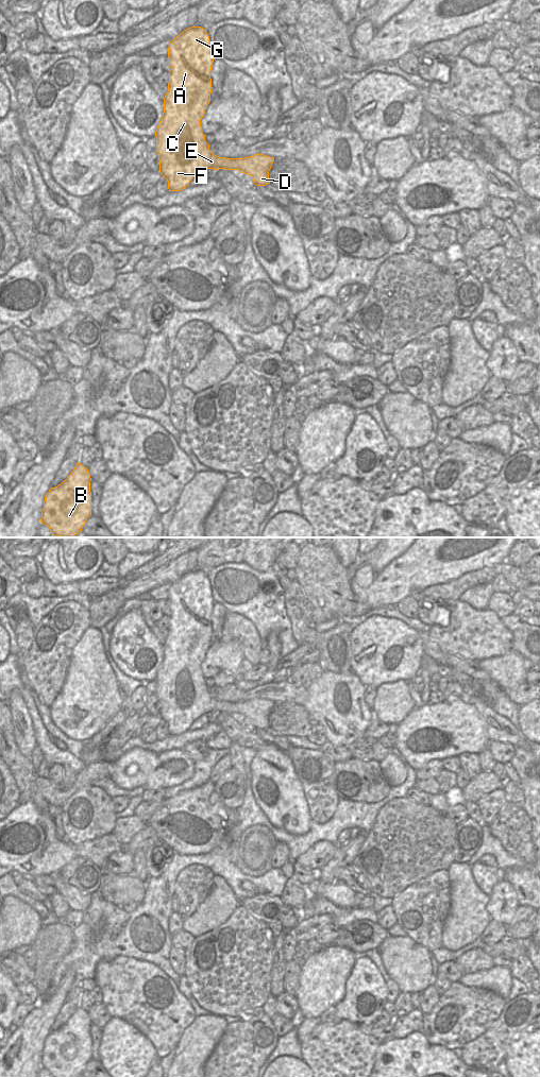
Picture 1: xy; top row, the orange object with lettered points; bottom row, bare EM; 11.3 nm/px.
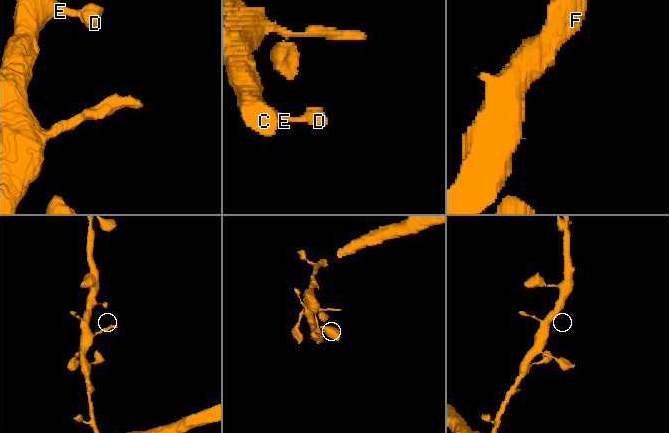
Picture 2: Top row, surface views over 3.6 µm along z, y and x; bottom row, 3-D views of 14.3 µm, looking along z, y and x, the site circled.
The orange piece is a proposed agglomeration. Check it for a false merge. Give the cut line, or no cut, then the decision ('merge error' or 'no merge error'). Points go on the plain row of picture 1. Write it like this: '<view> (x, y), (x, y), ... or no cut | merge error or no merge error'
no cut | no merge error

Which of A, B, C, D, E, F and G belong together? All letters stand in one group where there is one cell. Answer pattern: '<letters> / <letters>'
A B C D E F G

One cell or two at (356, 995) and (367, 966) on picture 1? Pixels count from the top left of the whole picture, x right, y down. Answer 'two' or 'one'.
one

